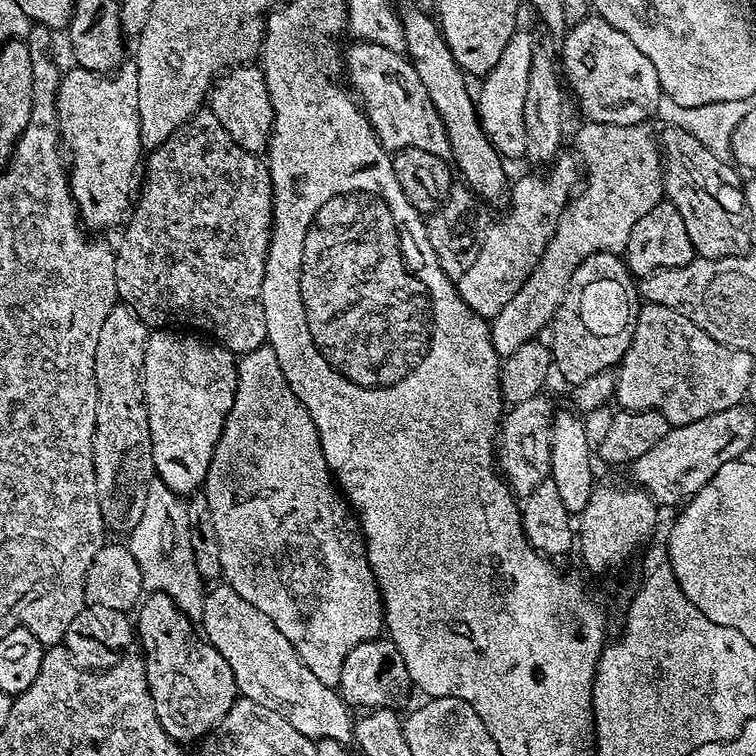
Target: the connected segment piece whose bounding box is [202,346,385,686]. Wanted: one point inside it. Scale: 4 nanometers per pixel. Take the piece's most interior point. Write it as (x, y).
(291, 545)

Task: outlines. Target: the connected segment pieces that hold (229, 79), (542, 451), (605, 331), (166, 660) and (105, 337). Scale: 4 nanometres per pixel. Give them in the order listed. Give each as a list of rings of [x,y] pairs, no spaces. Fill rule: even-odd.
[[[233,66],[227,69],[210,89],[210,110],[214,118],[222,122],[222,130],[226,130],[226,134],[230,134],[230,138],[234,138],[242,150],[260,154],[269,147],[276,123],[276,111],[270,102],[263,67]]]
[[[541,394],[534,398],[526,398],[526,402],[511,405],[502,418],[502,435],[498,440],[498,468],[509,488],[517,497],[525,498],[541,486],[544,480],[552,474],[552,417],[554,407],[547,400],[547,395]]]
[[[595,252],[574,270],[570,286],[550,325],[552,363],[569,386],[586,382],[594,374],[615,369],[634,338],[638,311],[638,284],[625,257],[615,252]]]
[[[157,594],[146,600],[143,601],[144,609],[142,609],[143,604],[139,609],[141,612],[140,624],[138,620],[138,640],[144,643],[142,655],[152,701],[166,734],[170,734],[170,738],[181,745],[188,746],[191,740],[193,742],[203,740],[216,725],[222,722],[222,718],[226,718],[230,706],[234,706],[234,702],[238,699],[234,670],[230,670],[226,658],[222,658],[222,654],[218,654],[218,650],[214,650],[214,646],[208,643],[207,639],[196,640],[195,634],[192,633],[193,621],[176,607],[170,597]]]
[[[117,303],[110,310],[102,331],[98,334],[98,346],[94,350],[94,378],[98,386],[96,429],[94,430],[94,474],[98,482],[98,502],[102,506],[104,527],[109,533],[130,534],[142,518],[146,508],[146,490],[154,480],[154,458],[150,442],[148,406],[144,402],[144,359],[150,329],[134,314],[127,304]]]

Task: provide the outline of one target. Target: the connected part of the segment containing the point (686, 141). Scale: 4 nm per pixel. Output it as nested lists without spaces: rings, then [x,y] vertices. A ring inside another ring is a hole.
[[[671,126],[662,136],[666,153],[666,196],[680,207],[690,222],[691,242],[700,258],[742,256],[753,251],[751,210],[745,189],[740,188],[740,176],[731,163],[716,157],[717,153],[698,140],[688,129]]]

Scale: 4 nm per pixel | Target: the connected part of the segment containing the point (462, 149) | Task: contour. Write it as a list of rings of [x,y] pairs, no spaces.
[[[416,4],[401,7],[399,13],[400,24],[404,27],[404,45],[407,55],[411,59],[414,70],[418,70],[418,78],[422,78],[422,84],[426,86],[426,94],[430,94],[430,102],[434,102],[438,114],[444,120],[454,164],[459,175],[460,172],[464,175],[461,176],[463,181],[476,195],[487,200],[489,205],[496,206],[503,196],[505,199],[509,195],[510,180],[508,182],[508,172],[504,169],[505,161],[482,123],[473,89],[472,92],[468,89],[469,77],[464,69],[458,66],[444,33],[440,31],[437,17],[433,13],[431,16],[430,13],[423,12]]]

